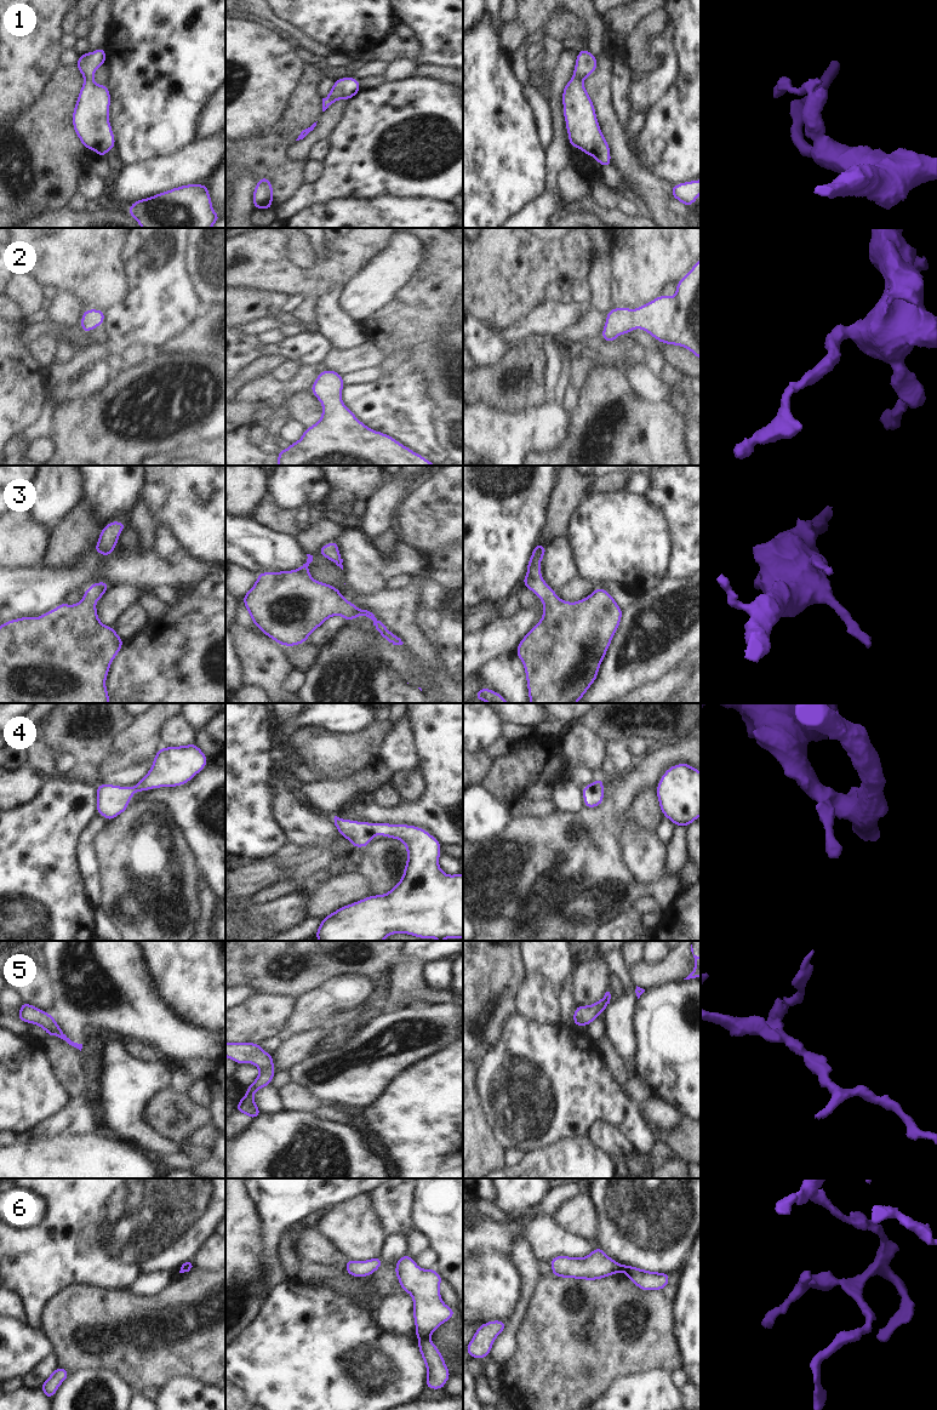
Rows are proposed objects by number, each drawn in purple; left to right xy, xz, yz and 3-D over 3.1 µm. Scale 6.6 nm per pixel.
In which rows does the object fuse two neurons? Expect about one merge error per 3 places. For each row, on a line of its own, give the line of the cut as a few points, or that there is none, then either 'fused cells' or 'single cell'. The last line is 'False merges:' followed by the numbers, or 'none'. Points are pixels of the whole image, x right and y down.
1: cut none; single cell
2: cut none; single cell
3: cut none; single cell
4: cut none; single cell
5: cut none; single cell
6: cut xz (418, 1337), (428, 1339); fused cells
False merges: 6

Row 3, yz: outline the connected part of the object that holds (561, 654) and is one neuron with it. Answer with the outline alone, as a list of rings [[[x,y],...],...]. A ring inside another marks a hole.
[[[536,543],[522,580],[522,584],[543,601],[542,620],[521,639],[515,652],[525,667],[529,703],[577,703],[598,678],[623,609],[600,587],[576,603],[559,599],[541,576],[541,561],[545,552],[547,546]]]

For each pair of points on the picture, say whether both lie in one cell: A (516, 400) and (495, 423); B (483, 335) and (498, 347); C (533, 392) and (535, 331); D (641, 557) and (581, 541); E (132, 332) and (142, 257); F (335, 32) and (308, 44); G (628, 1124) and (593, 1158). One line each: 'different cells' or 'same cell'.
A: different cells
B: same cell
C: different cells
D: same cell
E: same cell
F: different cells
G: different cells

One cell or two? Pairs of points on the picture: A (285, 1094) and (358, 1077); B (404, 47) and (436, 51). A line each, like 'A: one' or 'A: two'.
A: two
B: two

